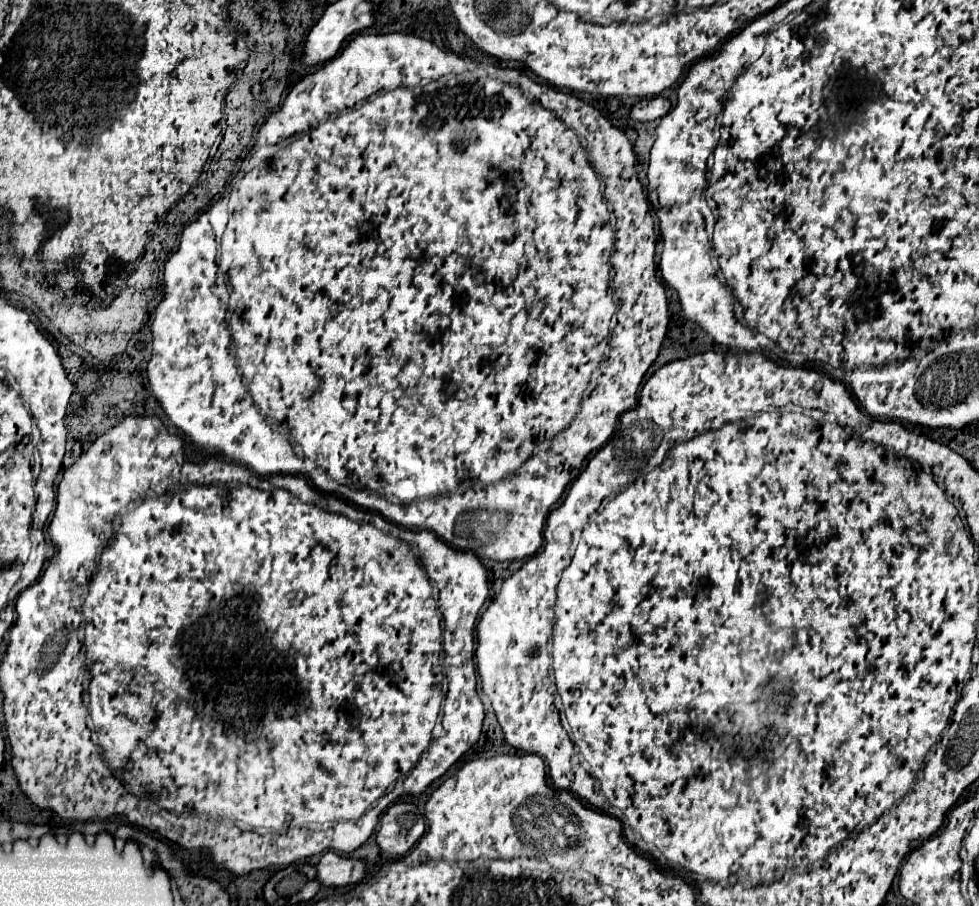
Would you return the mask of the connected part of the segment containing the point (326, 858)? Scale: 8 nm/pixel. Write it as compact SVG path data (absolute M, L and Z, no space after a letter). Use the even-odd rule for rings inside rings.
M327 851L317 863L317 879L325 887L359 883L365 877L365 873L367 873L367 865L363 859L339 855L335 851Z

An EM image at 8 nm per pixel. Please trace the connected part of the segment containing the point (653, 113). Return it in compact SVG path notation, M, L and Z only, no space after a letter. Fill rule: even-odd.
M647 97L647 99L641 99L633 105L631 109L631 117L635 121L653 121L653 119L659 119L663 117L667 111L669 111L671 103L669 99L665 97Z

